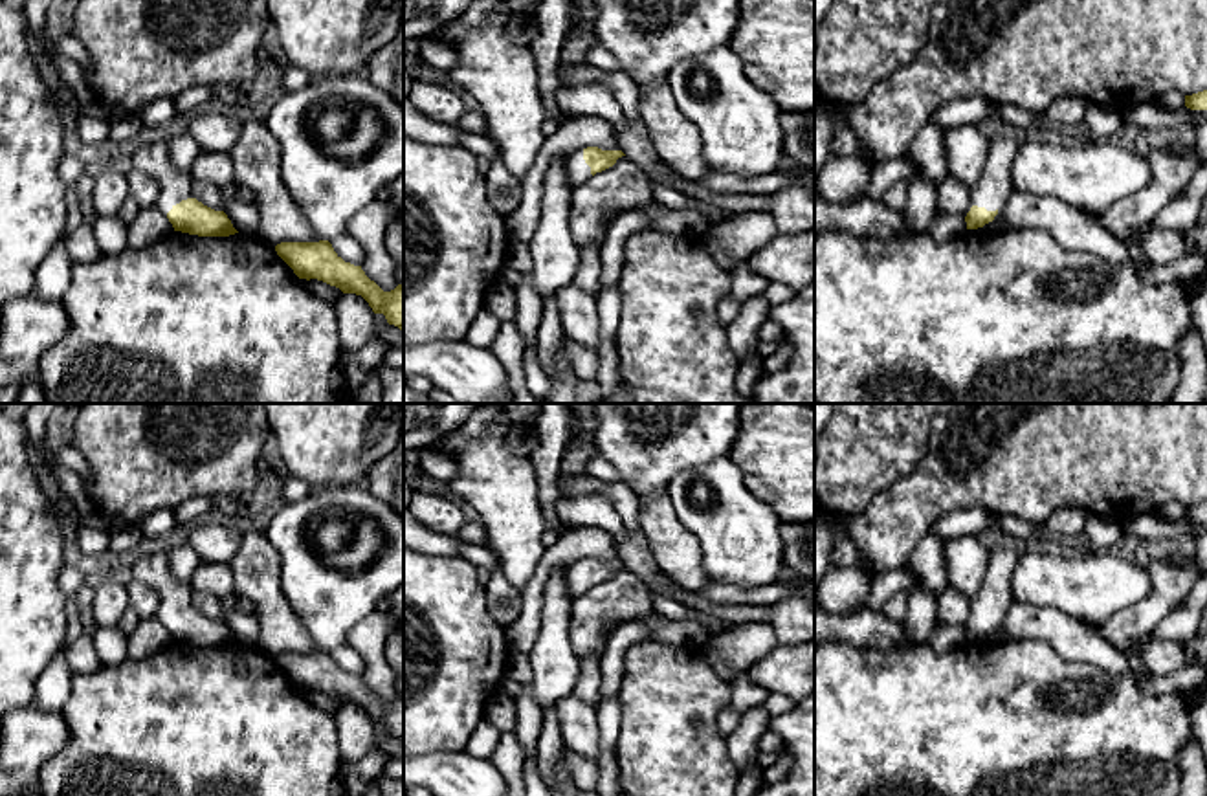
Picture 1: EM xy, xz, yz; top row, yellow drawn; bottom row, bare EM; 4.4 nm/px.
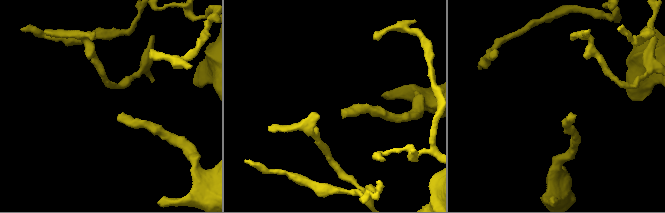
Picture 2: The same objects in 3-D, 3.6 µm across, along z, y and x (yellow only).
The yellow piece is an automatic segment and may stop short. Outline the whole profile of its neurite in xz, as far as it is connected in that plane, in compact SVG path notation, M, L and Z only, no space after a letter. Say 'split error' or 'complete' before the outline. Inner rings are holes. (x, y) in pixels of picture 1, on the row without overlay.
split error; M587 558L572 563L567 572L572 598L580 596L596 583L613 578L622 567L626 567L622 561L602 561L598 558Z

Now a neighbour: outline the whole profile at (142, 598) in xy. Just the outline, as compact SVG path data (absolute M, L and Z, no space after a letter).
M125 578L125 581L128 591L128 605L138 613L138 616L141 620L156 616L160 607L160 594L147 583L128 578Z

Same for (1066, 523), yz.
M1064 506L1051 514L1042 525L1027 523L1016 515L998 515L998 530L1022 539L1027 547L1031 545L1053 545L1060 539L1079 539L1088 512L1082 508Z

